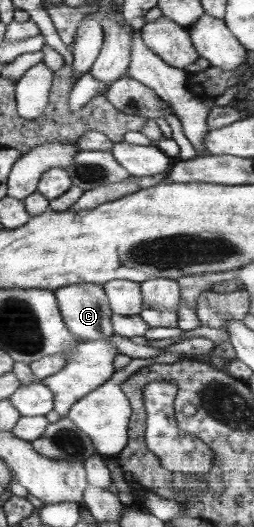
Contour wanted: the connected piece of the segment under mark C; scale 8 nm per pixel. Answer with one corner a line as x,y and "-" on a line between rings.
79,283
76,285
64,286
55,291
59,301
60,311
69,330
77,339
101,339
110,337
115,333
112,318
115,313
108,303
108,295
99,283

